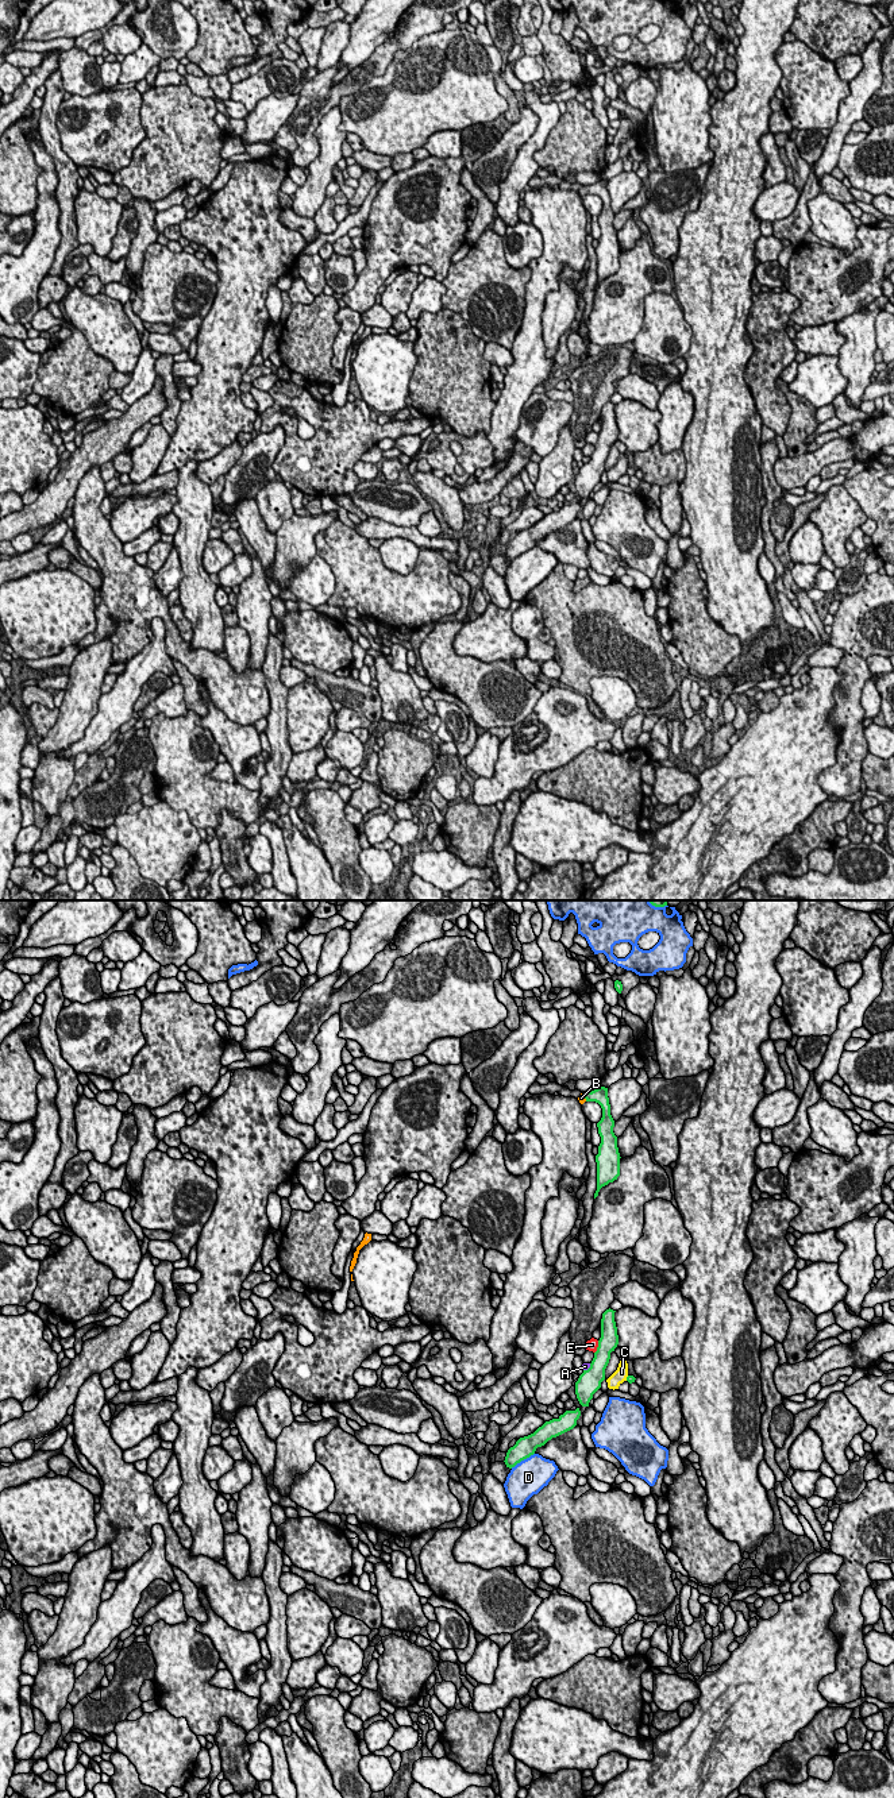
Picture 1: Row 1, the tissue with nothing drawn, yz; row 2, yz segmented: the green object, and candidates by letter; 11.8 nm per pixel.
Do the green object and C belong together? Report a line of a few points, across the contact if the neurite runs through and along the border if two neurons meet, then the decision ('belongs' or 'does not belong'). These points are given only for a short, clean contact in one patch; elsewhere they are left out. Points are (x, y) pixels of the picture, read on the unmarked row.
line yz (628, 469), (625, 473); does not belong

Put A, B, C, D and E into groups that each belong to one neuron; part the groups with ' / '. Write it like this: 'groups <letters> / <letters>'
groups A / B / C / D / E

